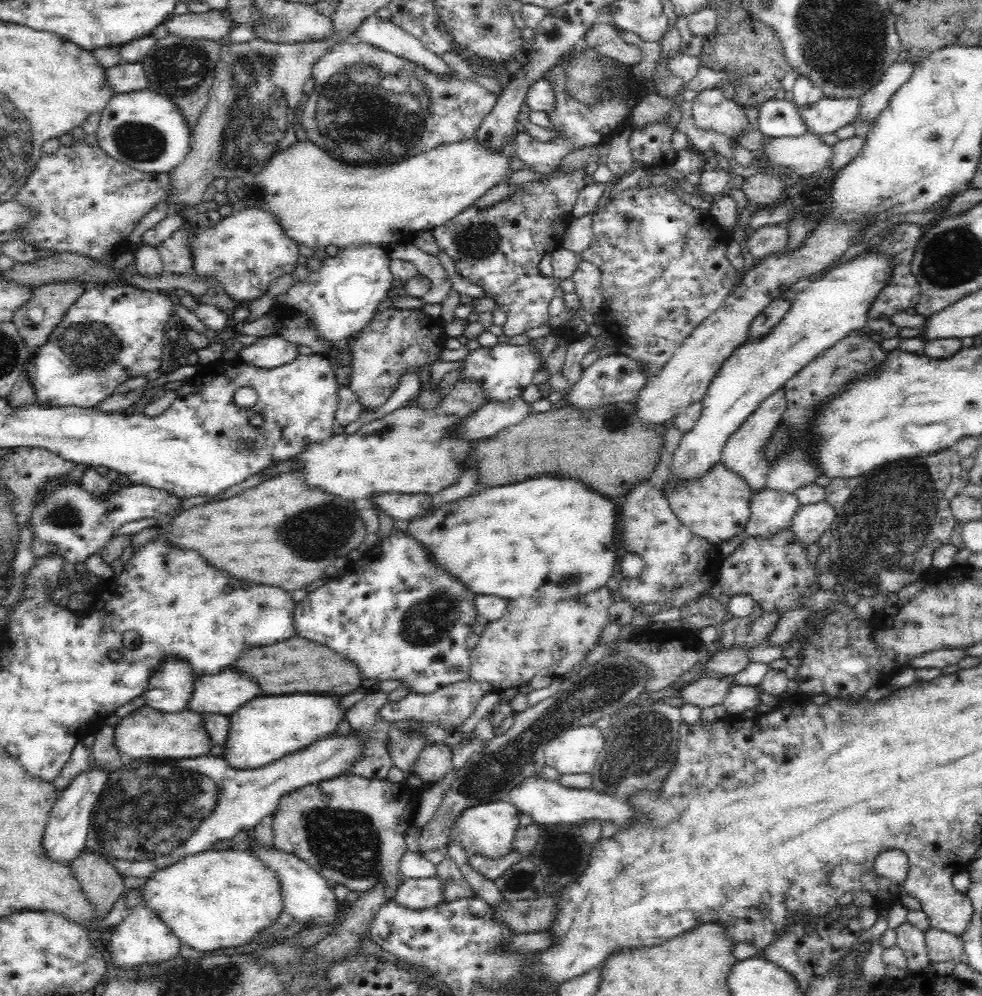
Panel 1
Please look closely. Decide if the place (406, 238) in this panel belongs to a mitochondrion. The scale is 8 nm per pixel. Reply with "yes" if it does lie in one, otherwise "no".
no

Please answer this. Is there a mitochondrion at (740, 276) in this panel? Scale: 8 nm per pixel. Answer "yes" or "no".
no

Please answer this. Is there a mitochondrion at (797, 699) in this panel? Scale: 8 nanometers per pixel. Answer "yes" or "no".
no

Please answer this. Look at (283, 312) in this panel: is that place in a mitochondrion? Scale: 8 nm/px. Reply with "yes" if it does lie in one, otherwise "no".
no

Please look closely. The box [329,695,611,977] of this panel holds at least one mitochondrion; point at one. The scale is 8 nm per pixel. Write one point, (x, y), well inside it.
(520, 879)

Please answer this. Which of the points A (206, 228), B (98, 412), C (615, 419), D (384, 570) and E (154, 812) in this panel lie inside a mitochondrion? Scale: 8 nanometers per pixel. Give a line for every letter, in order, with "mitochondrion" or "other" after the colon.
A: other
B: other
C: mitochondrion
D: other
E: mitochondrion

